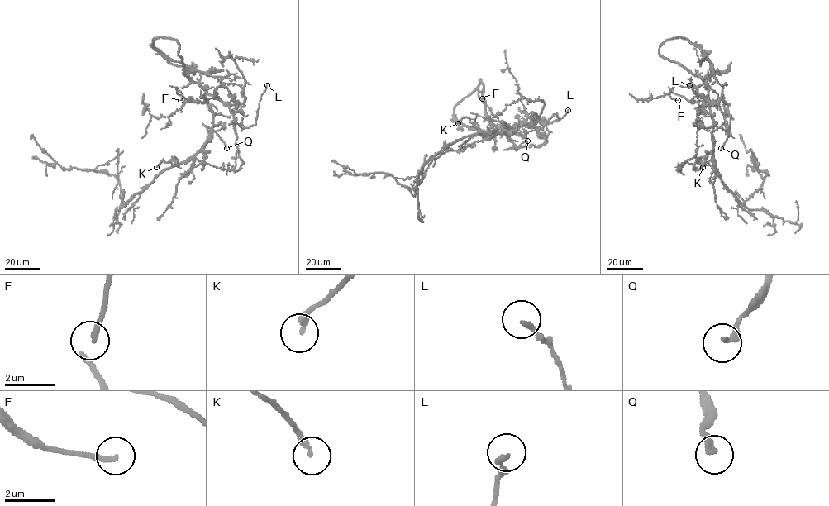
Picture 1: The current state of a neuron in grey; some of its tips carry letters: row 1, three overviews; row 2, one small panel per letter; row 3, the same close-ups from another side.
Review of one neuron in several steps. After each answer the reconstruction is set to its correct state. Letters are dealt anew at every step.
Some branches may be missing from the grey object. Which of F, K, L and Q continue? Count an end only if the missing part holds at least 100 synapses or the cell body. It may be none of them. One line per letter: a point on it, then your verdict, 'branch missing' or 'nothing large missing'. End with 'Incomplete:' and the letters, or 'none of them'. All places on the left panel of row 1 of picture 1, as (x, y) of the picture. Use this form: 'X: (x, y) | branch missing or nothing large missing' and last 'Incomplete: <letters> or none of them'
F: (180, 100) | nothing large missing
K: (156, 167) | nothing large missing
L: (267, 85) | nothing large missing
Q: (226, 148) | nothing large missing
Incomplete: none of them

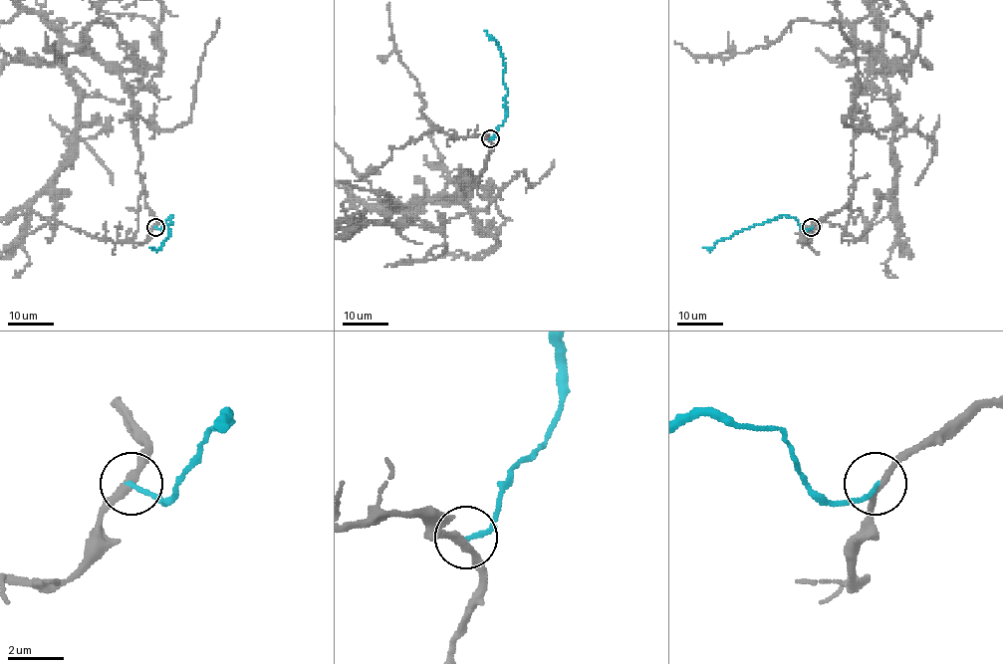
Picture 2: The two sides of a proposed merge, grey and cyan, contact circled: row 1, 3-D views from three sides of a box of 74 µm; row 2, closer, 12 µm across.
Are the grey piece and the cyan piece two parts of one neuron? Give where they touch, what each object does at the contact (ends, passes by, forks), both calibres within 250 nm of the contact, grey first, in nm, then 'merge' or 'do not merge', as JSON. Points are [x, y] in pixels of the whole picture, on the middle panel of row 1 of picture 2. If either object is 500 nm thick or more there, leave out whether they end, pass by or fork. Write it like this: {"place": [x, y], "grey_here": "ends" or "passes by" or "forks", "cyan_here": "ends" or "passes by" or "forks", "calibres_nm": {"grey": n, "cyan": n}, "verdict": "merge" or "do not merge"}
{"place": [490, 138], "grey_here": "passes by", "cyan_here": "ends", "calibres_nm": {"grey": 240, "cyan": 150}, "verdict": "do not merge"}

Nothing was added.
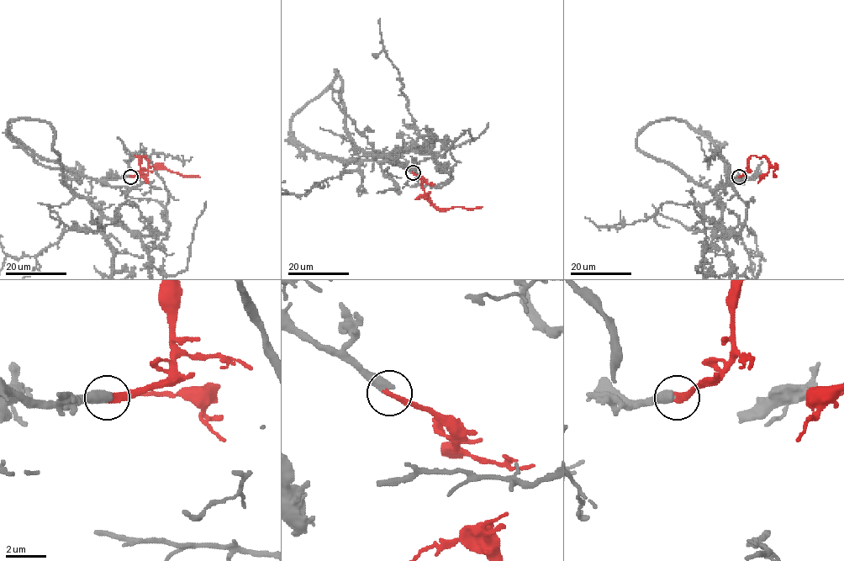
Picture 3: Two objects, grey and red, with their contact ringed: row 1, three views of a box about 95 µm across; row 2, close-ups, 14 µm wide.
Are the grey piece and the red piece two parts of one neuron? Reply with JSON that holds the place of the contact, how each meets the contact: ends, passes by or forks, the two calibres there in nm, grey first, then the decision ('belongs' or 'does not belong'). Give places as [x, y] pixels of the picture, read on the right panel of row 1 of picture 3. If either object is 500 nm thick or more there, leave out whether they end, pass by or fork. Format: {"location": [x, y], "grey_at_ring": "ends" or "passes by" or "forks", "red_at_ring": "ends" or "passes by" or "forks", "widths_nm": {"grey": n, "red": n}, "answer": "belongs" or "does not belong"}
{"location": [739, 177], "widths_nm": {"grey": 500, "red": 320}, "answer": "belongs"}

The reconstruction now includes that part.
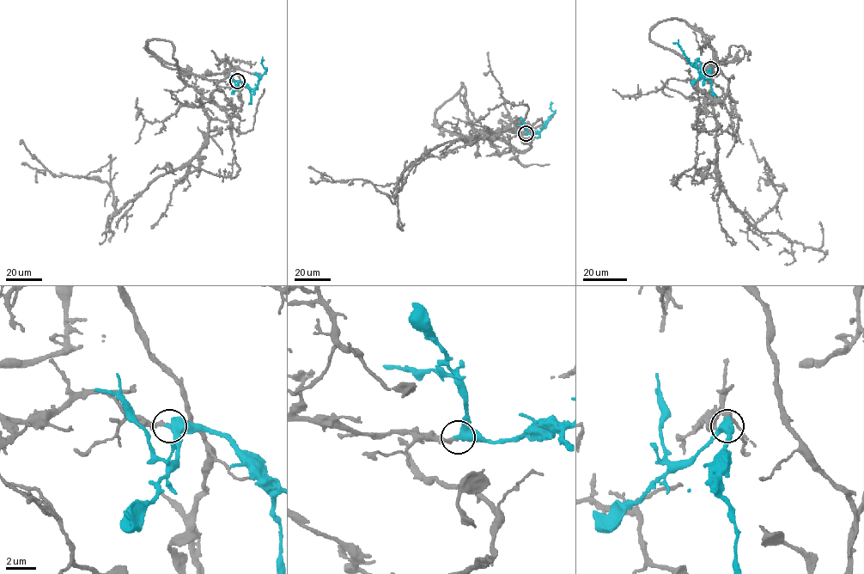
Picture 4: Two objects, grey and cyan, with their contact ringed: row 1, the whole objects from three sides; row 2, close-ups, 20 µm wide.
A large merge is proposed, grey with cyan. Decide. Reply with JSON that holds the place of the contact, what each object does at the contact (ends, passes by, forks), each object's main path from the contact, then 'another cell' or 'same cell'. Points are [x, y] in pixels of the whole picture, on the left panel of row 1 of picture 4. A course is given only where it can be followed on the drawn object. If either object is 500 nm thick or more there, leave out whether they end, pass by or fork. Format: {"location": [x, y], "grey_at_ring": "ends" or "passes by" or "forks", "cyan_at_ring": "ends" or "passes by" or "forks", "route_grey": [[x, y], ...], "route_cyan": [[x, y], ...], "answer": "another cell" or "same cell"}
{"location": [237, 81], "grey_at_ring": "ends", "cyan_at_ring": "passes by", "route_grey": [[237, 81], [166, 64], [147, 41], [171, 43], [207, 143], [118, 210], [106, 181], [51, 174], [21, 139]], "route_cyan": [[237, 81], [256, 89], [259, 78], [266, 70], [262, 59]], "answer": "same cell"}

